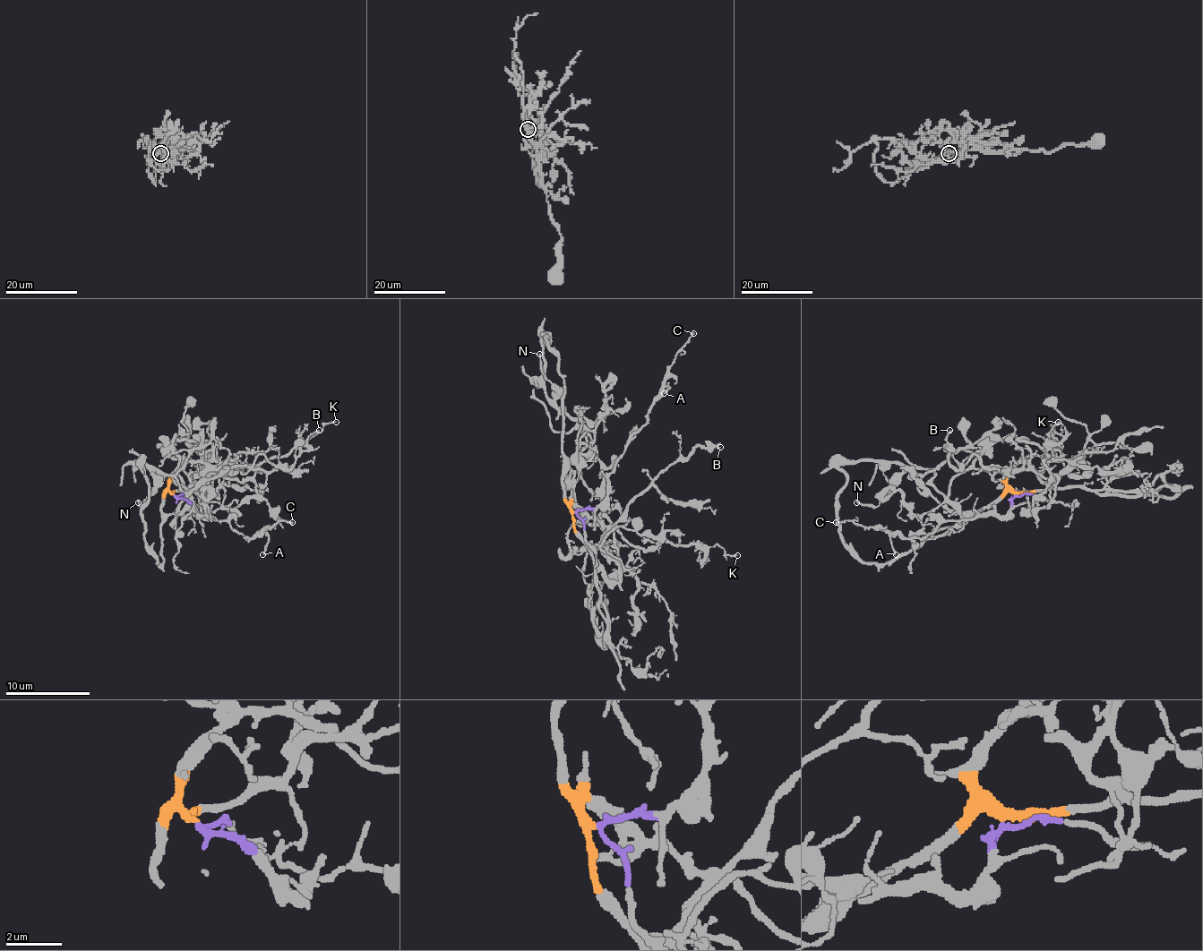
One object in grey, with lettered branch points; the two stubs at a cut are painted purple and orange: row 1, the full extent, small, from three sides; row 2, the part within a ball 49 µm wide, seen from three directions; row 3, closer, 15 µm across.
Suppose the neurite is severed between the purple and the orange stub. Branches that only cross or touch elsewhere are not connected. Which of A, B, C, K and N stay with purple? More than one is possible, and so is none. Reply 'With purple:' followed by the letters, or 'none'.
With purple: A, C

